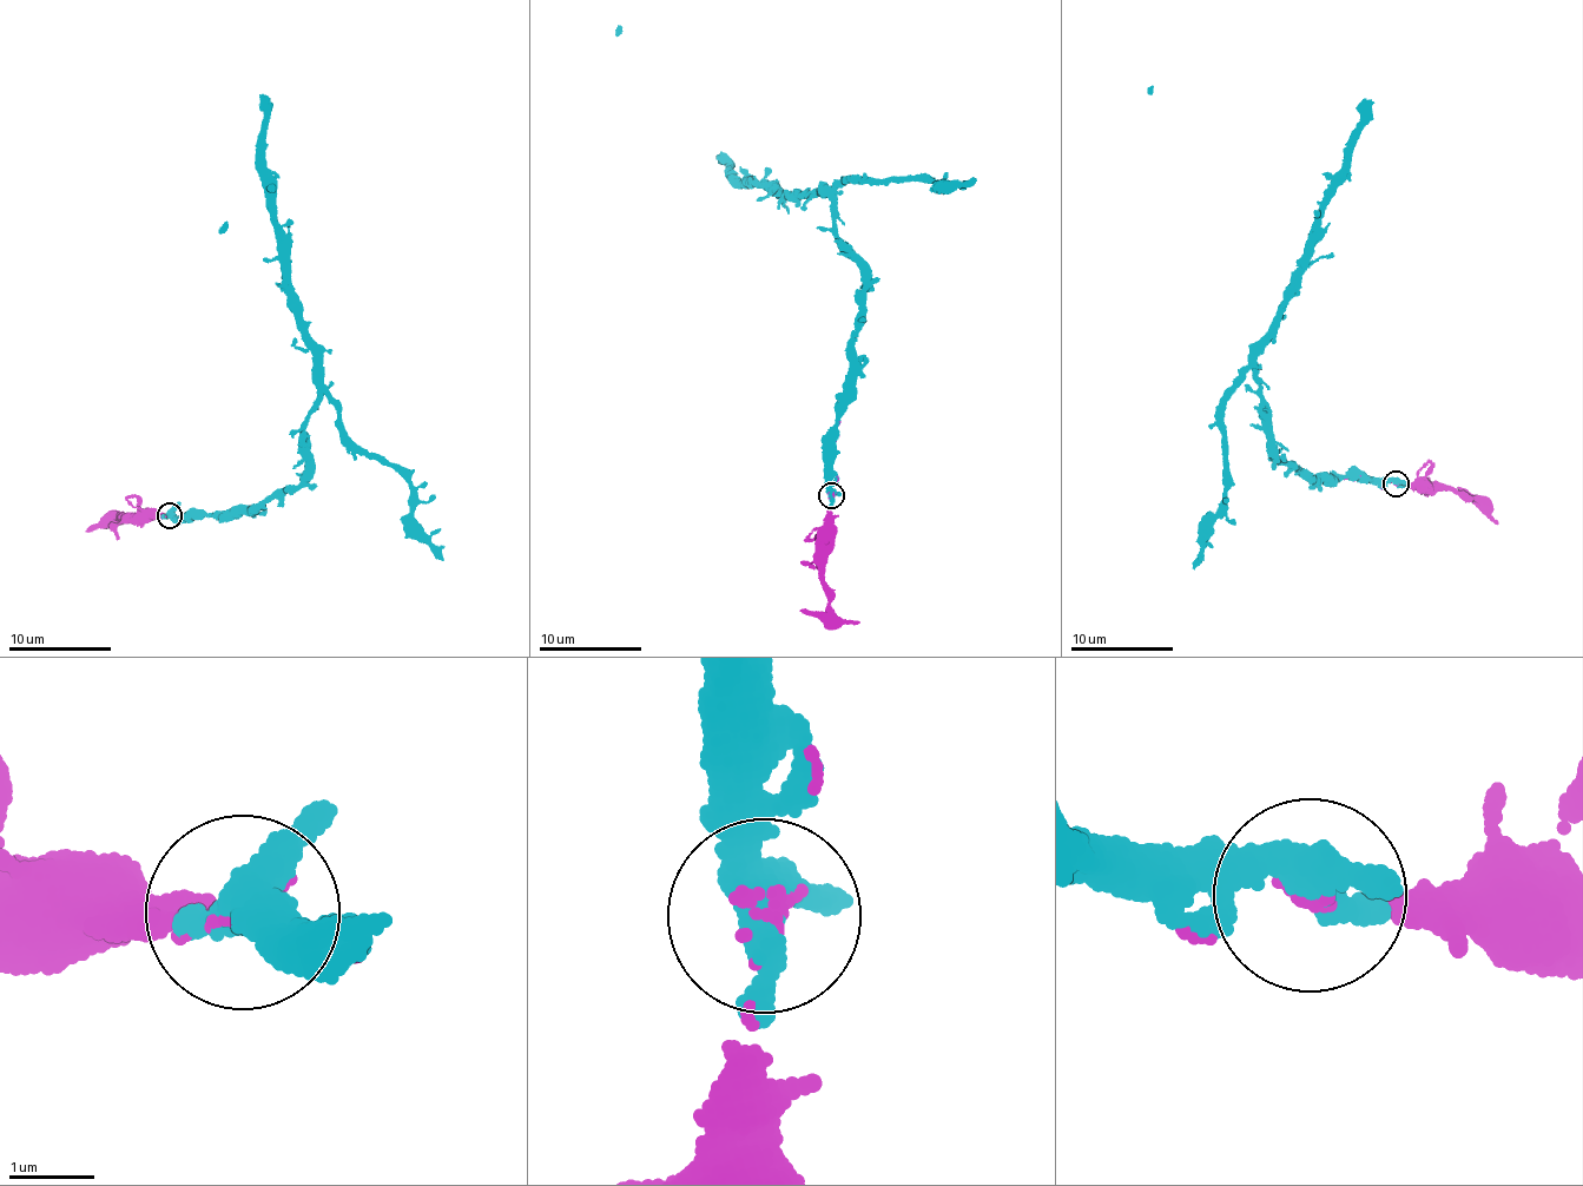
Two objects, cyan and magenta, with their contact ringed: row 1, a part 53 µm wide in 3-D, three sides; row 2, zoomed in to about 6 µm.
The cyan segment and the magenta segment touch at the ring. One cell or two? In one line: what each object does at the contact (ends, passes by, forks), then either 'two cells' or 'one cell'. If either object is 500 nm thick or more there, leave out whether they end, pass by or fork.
cyan forks | magenta ends | one cell

